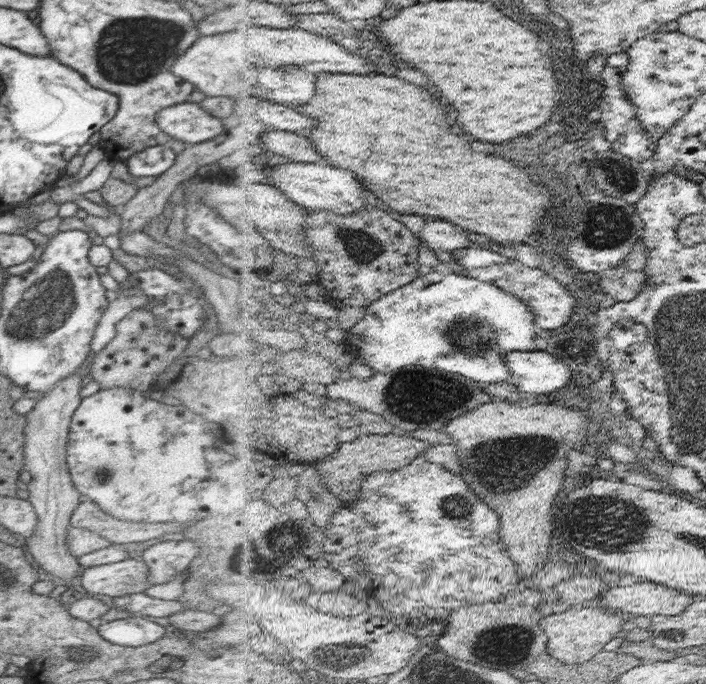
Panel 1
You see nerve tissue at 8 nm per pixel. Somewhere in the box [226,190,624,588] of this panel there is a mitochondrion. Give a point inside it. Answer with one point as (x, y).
(421, 396)

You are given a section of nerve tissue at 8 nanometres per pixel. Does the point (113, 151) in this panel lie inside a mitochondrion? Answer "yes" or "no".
no

